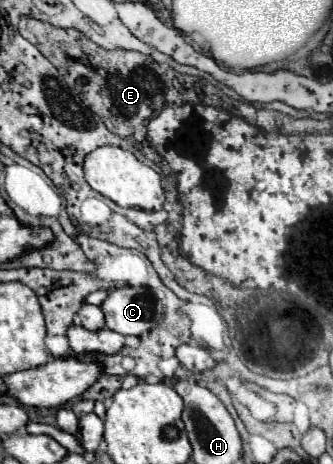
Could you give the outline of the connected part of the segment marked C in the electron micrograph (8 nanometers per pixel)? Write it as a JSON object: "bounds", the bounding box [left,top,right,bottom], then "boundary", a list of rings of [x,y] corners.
{"bounds":[101,286,163,336],"boundary":[[[135,286],[111,290],[101,310],[105,312],[105,326],[123,336],[141,336],[145,330],[159,326],[163,316],[163,304],[151,290]]]}

